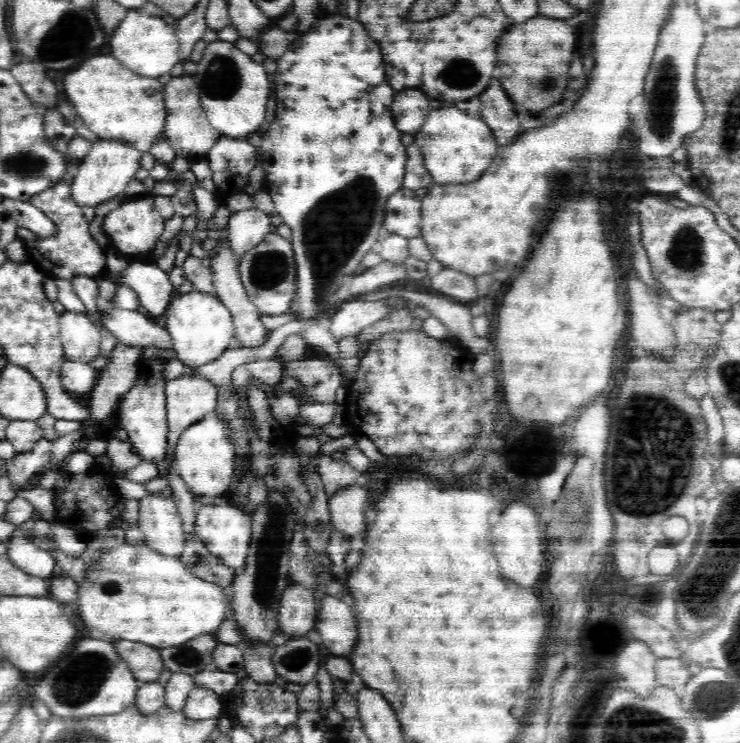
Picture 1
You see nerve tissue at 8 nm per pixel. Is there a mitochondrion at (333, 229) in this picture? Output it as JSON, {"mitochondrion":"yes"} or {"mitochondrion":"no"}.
{"mitochondrion":"yes"}

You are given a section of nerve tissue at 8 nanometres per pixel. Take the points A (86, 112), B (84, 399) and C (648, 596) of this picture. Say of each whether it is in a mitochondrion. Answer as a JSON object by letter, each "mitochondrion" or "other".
{"A":"other","B":"other","C":"other"}

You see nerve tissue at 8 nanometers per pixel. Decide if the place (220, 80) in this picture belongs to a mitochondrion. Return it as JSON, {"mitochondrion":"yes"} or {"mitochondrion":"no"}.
{"mitochondrion":"yes"}

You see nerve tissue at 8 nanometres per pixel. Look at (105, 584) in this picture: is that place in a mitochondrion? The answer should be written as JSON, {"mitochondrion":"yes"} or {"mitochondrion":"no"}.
{"mitochondrion":"yes"}

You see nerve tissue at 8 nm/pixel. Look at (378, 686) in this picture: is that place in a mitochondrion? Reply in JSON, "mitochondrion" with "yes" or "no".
{"mitochondrion":"no"}

